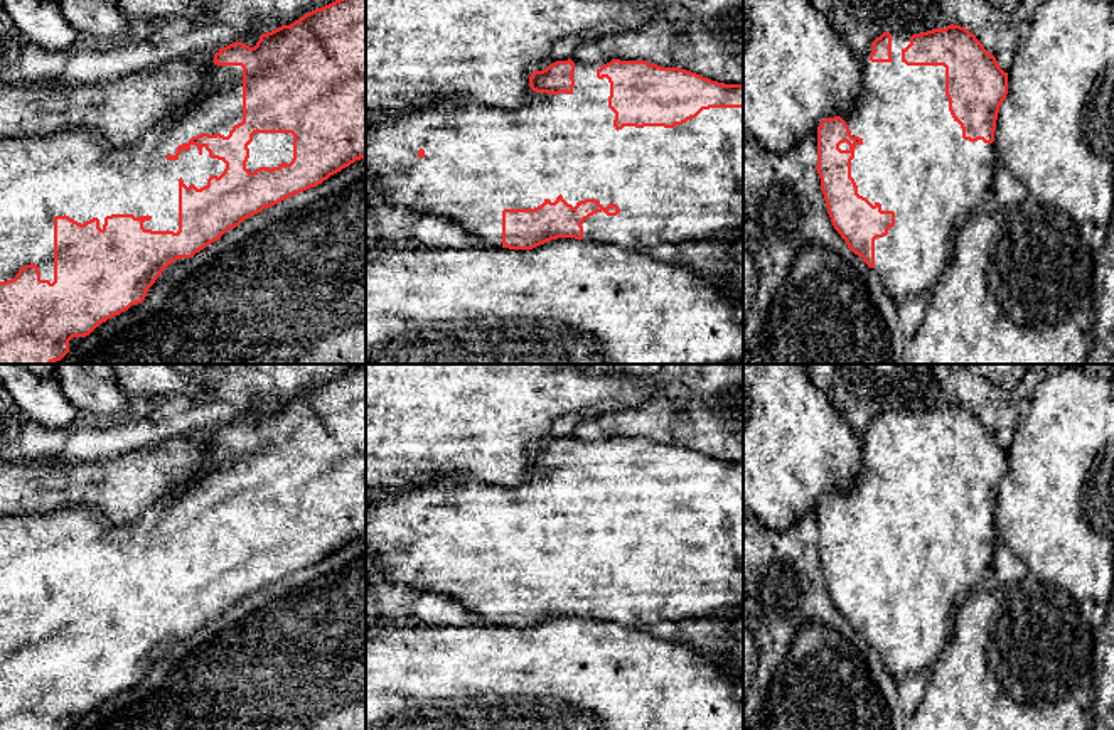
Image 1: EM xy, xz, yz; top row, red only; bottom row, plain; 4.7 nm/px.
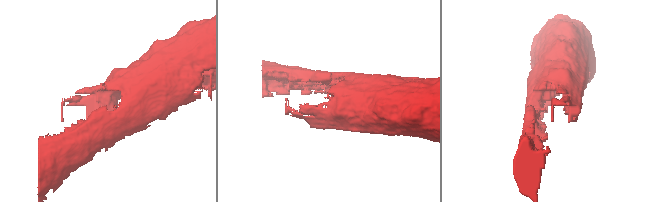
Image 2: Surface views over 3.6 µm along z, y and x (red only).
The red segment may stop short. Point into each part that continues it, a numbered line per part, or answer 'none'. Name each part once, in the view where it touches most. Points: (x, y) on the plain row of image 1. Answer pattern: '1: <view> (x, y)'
1: xy (78, 550)

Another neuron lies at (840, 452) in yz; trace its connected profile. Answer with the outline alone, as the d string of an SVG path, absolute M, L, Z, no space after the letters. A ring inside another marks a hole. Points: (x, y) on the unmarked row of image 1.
M743 364L743 509L752 511L767 529L787 531L795 526L809 509L816 507L827 491L848 487L858 475L860 465L860 438L853 433L844 415L833 406L831 396L814 386L801 364Z

